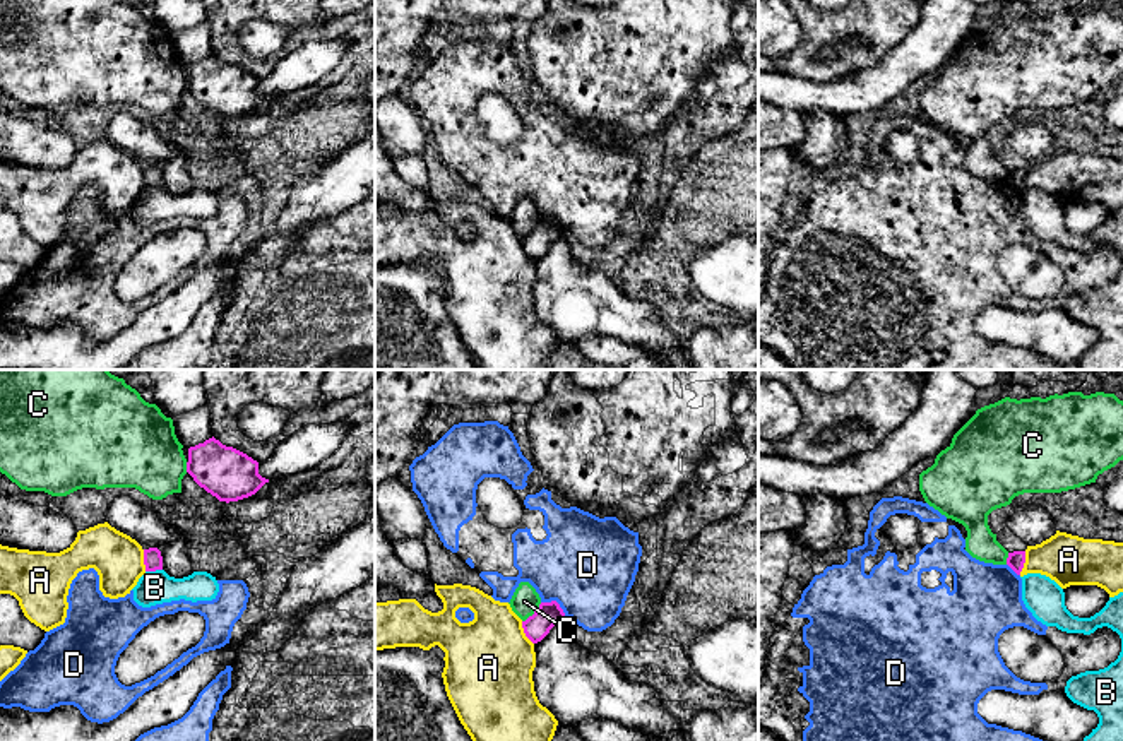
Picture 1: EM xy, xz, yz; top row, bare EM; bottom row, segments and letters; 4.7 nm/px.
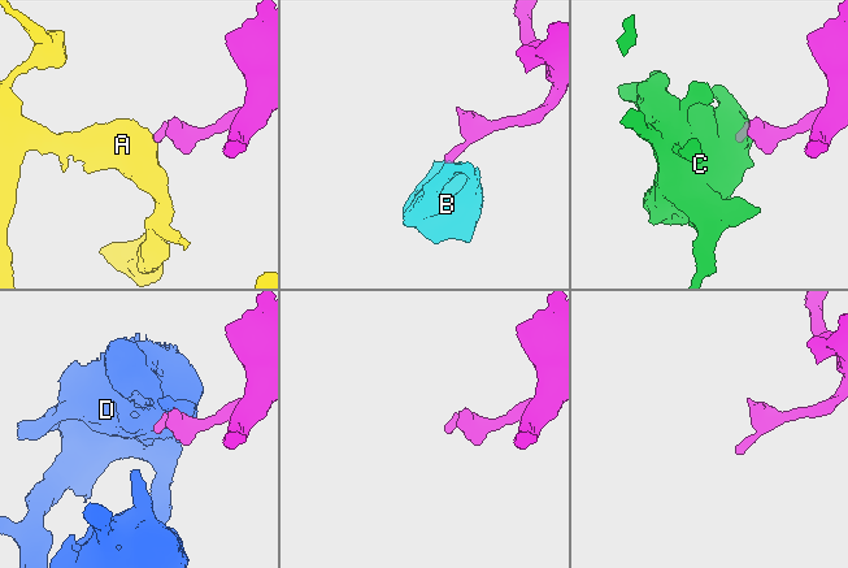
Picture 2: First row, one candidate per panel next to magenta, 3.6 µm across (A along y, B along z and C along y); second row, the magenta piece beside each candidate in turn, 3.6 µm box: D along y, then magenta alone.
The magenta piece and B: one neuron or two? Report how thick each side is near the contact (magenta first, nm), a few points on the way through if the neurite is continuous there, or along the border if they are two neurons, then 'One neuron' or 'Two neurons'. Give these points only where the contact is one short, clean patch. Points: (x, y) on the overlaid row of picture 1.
Thickness 90 nm (magenta) against 160 nm. Boundary: xy (161, 569), (146, 572). Two neurons

